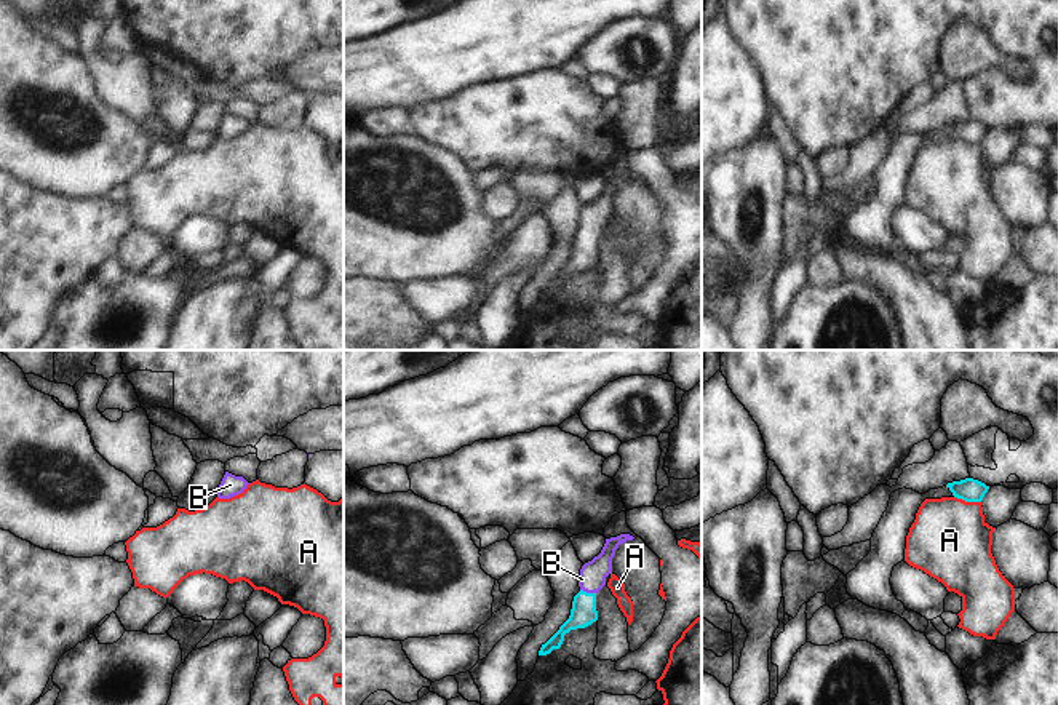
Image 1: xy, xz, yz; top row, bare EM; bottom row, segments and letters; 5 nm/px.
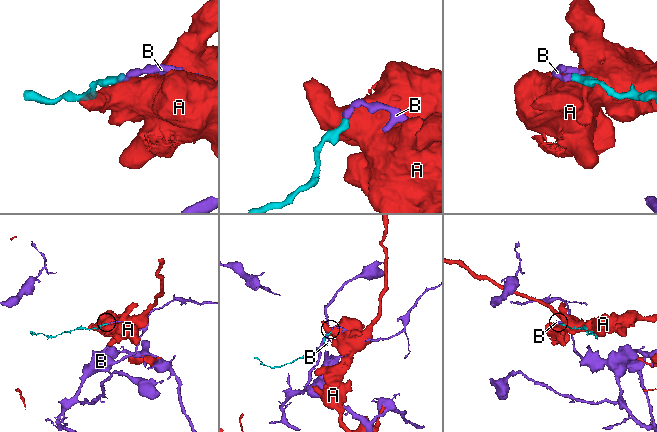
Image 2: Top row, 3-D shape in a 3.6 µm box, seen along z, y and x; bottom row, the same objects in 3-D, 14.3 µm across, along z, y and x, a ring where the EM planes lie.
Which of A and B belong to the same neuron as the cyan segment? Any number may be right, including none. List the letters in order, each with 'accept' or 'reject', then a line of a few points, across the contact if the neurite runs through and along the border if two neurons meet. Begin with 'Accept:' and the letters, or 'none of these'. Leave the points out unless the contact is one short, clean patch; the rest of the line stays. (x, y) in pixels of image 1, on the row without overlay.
Accept: B
A: reject; line yz (954, 138), (980, 144)
B: accept; line xz (584, 254), (584, 243), (588, 235), (592, 221)

